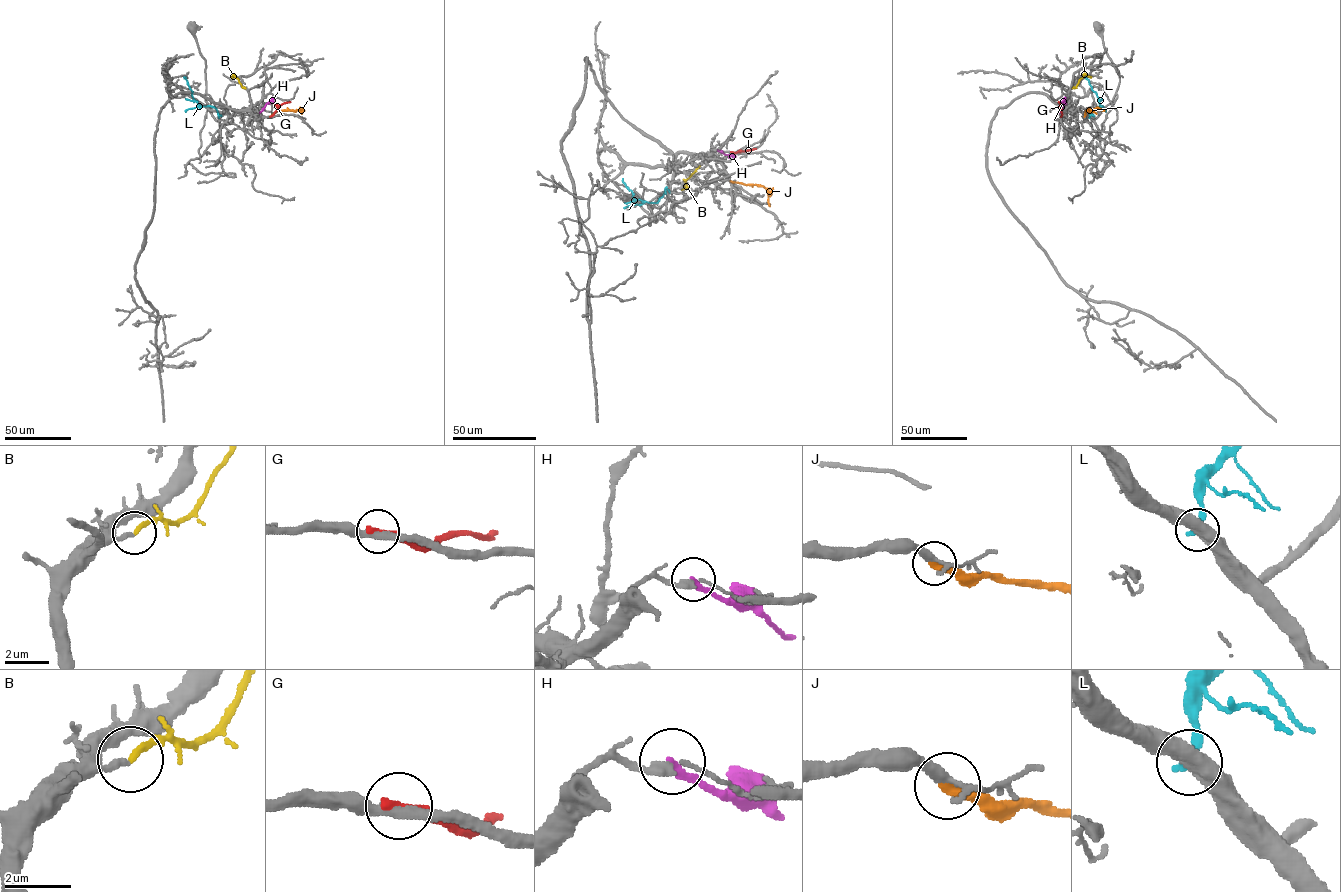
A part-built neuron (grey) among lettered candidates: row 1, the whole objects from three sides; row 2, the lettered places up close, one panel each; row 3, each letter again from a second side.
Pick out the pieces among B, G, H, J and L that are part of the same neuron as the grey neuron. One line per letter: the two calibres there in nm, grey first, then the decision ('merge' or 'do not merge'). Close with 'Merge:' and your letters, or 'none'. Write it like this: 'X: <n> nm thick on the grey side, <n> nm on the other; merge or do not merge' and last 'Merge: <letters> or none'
B: 220 nm thick on the grey side, 240 nm on the other; merge
G: 320 nm thick on the grey side, 320 nm on the other; do not merge
H: 360 nm thick on the grey side, 240 nm on the other; do not merge
J: 240 nm thick on the grey side, 360 nm on the other; merge
L: 500 nm thick on the grey side, 300 nm on the other; do not merge
Merge: B, J

